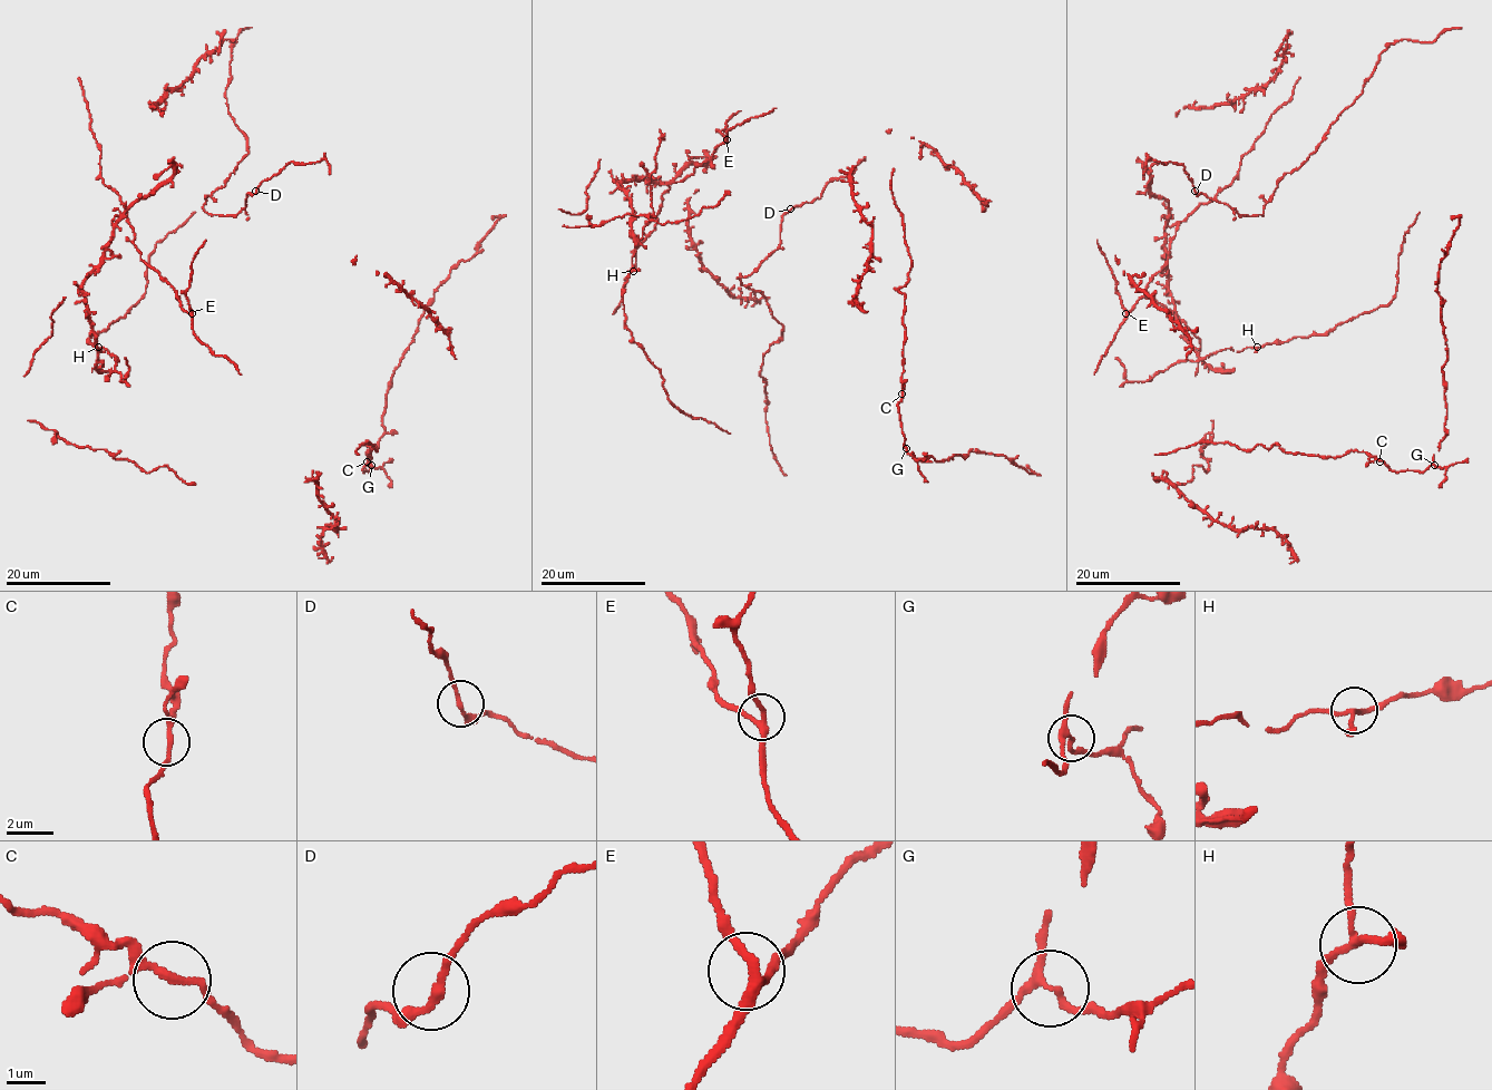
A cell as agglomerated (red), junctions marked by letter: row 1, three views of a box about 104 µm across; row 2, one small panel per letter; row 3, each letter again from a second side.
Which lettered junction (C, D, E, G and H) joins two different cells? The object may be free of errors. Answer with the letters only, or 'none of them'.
none of them

